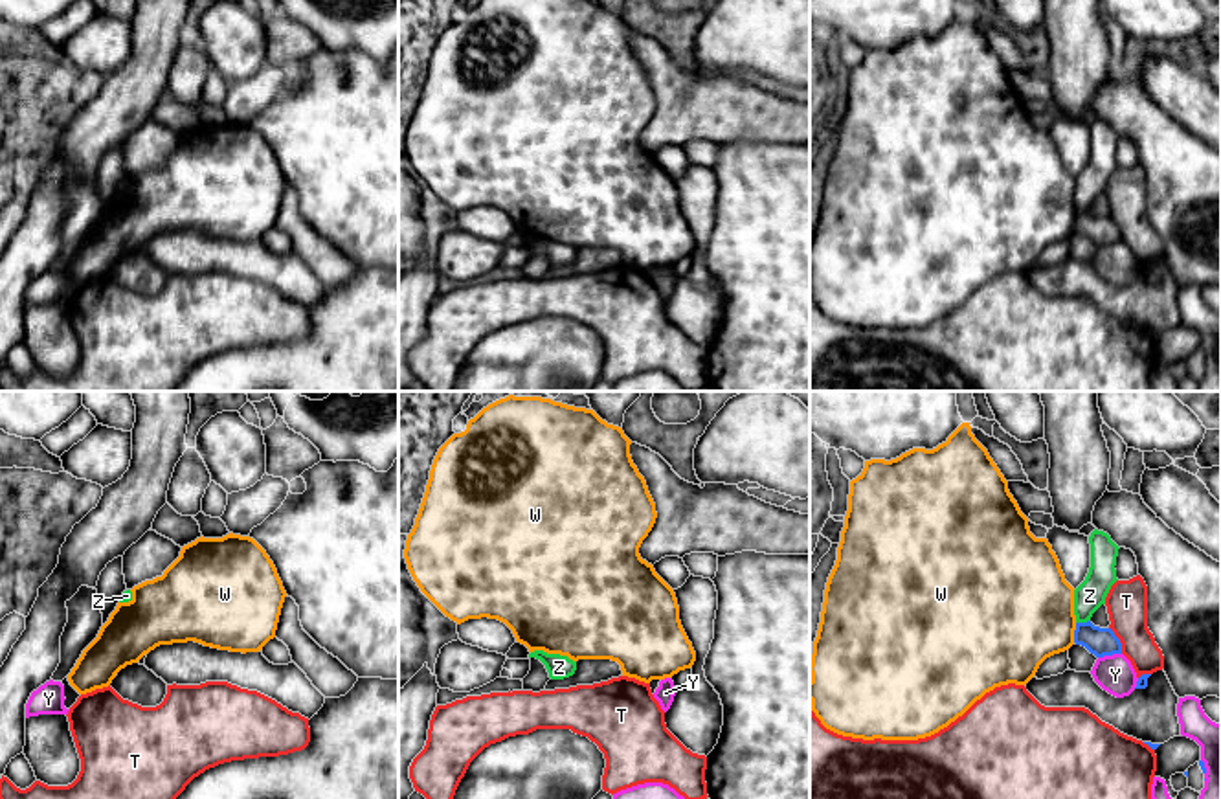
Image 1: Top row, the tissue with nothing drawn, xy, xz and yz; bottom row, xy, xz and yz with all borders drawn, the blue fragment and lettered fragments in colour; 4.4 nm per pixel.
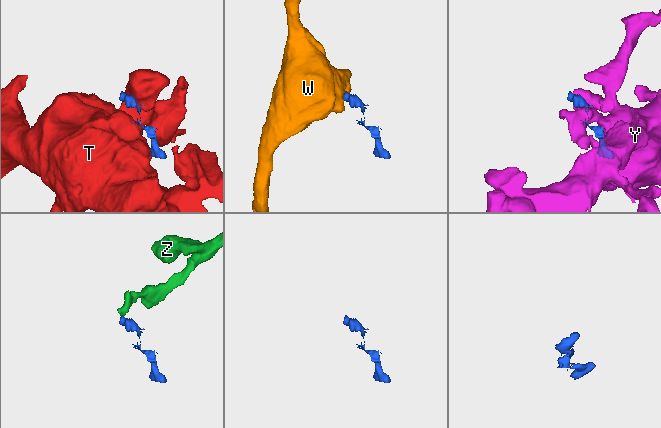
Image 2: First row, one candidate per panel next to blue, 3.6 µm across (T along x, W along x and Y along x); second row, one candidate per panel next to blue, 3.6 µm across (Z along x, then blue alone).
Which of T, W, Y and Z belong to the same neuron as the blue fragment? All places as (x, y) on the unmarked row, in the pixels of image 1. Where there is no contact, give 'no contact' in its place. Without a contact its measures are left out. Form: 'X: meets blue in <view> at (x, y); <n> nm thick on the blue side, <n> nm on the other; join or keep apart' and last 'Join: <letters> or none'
T: meets blue in yz at (1119, 228); 130 nm thick on the blue side, 180 nm on the other; keep apart
W: meets blue in yz at (1075, 221); 130 nm thick on the blue side, 460 nm on the other; keep apart
Y: meets blue in yz at (1109, 243); 130 nm thick on the blue side, 160 nm on the other; keep apart
Z: meets blue in yz at (1082, 212); 130 nm thick on the blue side, 140 nm on the other; keep apart
Join: none

